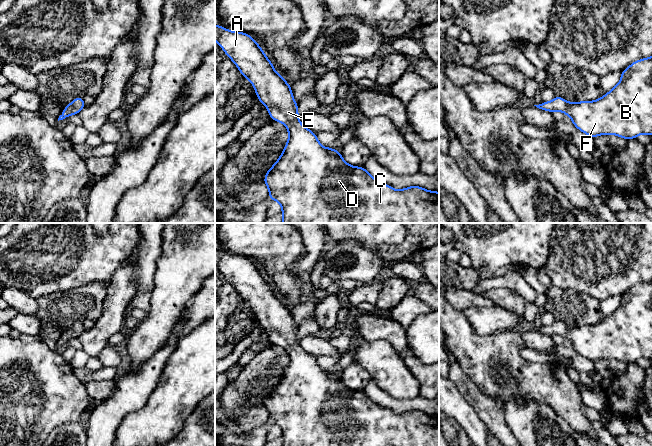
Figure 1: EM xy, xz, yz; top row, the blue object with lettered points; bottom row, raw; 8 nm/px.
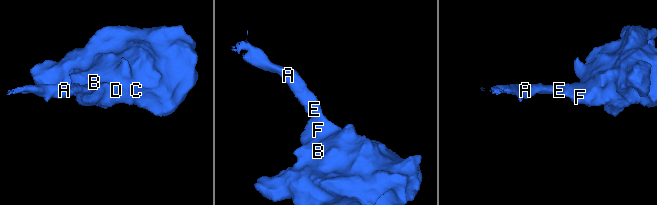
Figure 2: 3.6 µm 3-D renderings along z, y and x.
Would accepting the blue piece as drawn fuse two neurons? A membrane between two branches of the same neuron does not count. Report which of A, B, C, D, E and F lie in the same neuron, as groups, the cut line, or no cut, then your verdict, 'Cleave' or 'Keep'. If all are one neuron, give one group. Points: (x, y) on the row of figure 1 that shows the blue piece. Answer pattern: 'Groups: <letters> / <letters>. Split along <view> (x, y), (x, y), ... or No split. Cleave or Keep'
Groups: A B C D E F. No split. Keep

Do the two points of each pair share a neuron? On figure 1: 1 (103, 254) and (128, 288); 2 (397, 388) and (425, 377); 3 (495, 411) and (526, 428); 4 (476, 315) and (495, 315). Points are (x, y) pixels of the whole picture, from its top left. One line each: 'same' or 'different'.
1: different
2: different
3: different
4: same

